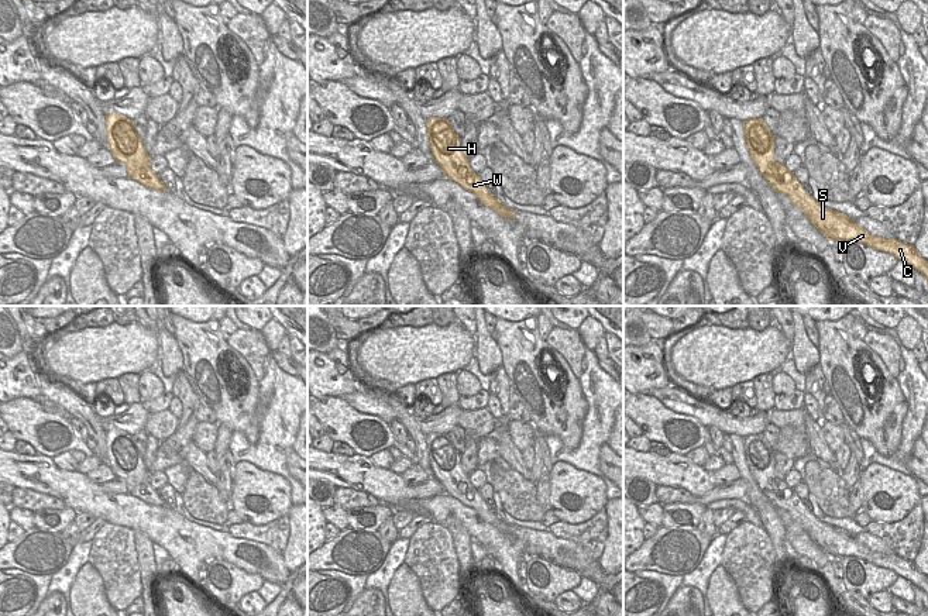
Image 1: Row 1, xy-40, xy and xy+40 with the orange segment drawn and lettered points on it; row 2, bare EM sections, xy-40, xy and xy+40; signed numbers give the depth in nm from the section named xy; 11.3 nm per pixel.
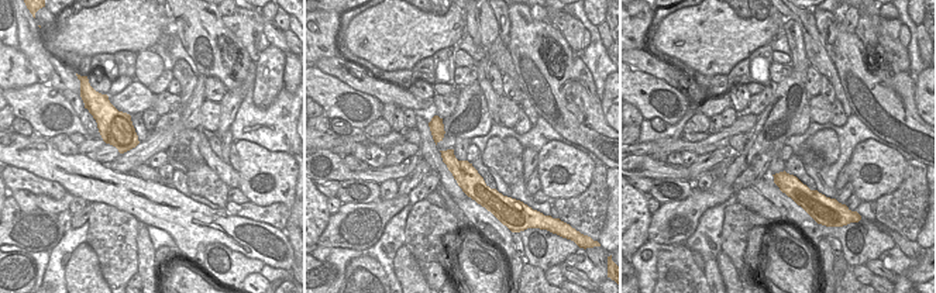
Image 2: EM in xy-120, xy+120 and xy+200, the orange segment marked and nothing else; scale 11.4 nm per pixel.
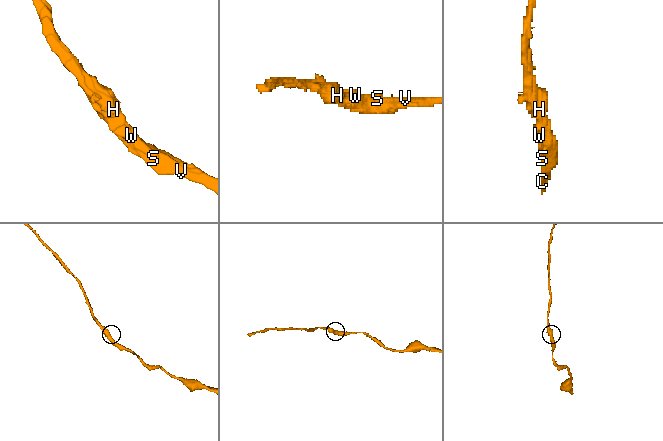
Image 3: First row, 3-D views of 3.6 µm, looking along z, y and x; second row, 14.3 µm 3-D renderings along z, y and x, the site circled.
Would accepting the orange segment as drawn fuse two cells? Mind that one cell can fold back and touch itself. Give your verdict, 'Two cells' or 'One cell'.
One cell.

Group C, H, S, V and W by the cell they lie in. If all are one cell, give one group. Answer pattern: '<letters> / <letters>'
C H S V W

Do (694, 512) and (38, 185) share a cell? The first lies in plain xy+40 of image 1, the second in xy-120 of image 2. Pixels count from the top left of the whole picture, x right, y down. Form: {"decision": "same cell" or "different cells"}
{"decision": "different cells"}

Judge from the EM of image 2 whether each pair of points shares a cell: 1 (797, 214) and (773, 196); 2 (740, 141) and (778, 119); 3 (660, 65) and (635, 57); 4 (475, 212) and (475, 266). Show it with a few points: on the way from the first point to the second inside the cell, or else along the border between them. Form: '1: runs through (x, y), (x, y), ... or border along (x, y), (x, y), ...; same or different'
1: runs through (791, 212), (778, 199); same
2: border along (749, 134), (746, 145), (733, 154); different
3: runs through (654, 65), (640, 59); same
4: border along (467, 226), (474, 230); different

